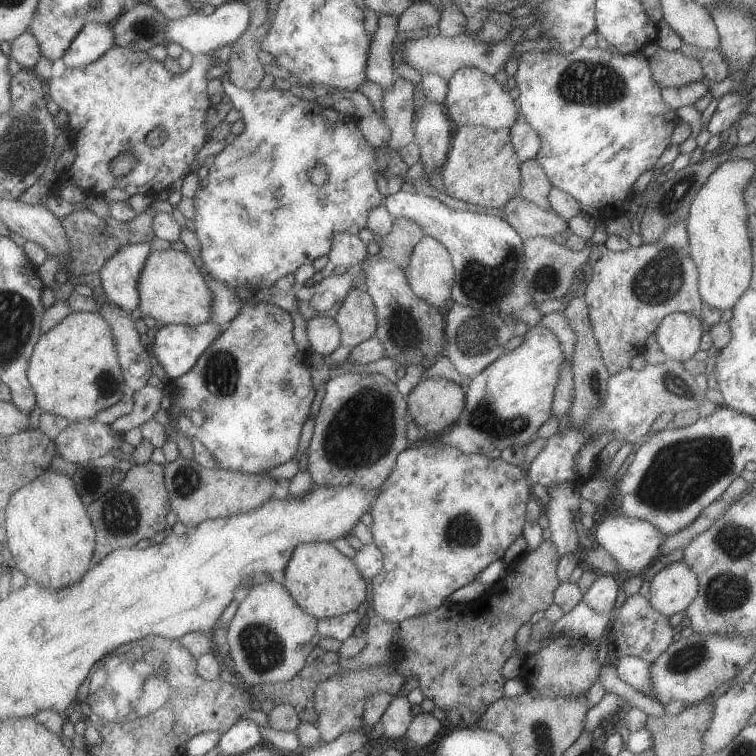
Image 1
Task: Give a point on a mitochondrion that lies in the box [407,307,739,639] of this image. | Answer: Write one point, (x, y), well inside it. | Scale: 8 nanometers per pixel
(679, 473)

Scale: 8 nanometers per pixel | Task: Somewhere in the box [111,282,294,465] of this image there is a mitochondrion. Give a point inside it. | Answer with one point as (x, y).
(221, 374)

